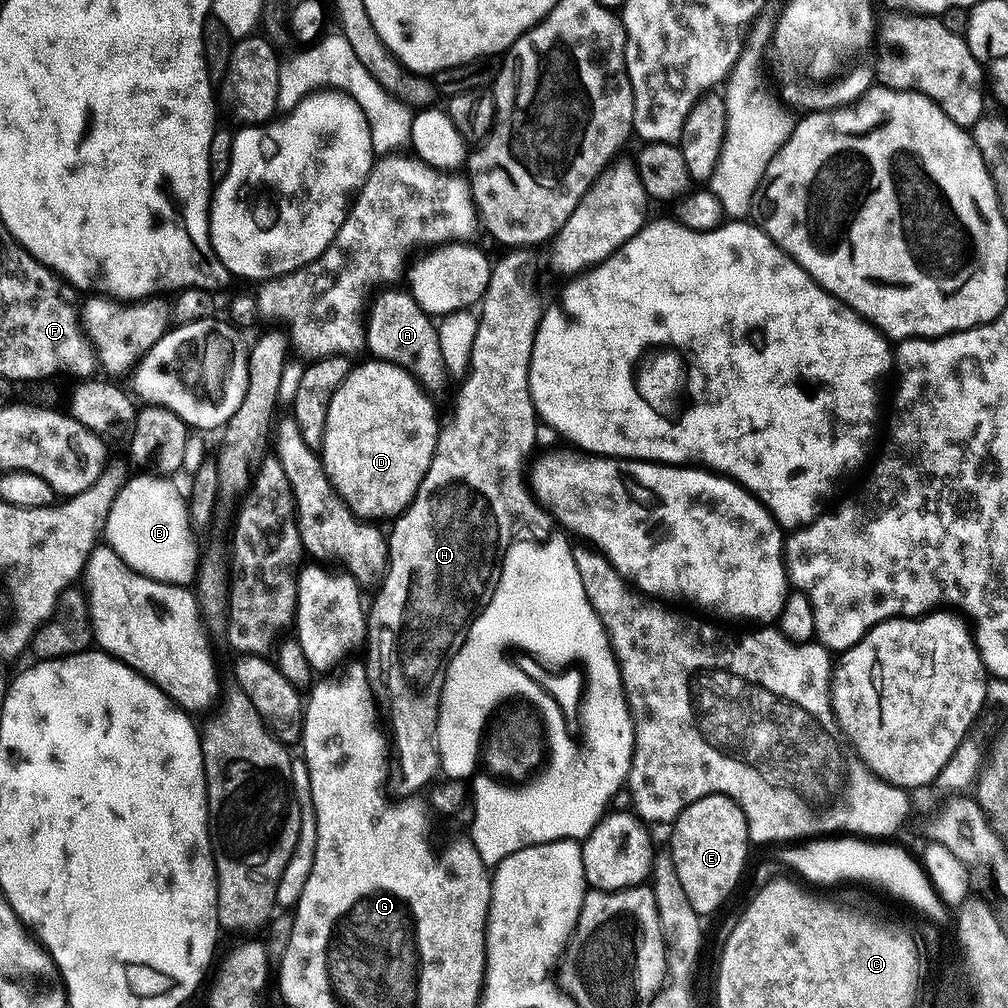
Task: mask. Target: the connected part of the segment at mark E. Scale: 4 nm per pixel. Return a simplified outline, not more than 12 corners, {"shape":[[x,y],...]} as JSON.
{"shape":[[728,796],[676,817],[670,851],[708,918],[736,888],[748,827]]}

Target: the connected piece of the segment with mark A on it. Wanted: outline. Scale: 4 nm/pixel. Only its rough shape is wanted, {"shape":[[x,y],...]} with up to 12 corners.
{"shape":[[411,291],[366,312],[366,348],[429,394],[450,380],[437,325]]}

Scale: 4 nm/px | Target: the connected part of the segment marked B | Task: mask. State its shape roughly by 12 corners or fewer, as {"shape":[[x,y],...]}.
{"shape":[[133,475],[102,529],[135,572],[191,585],[198,544],[171,479]]}

